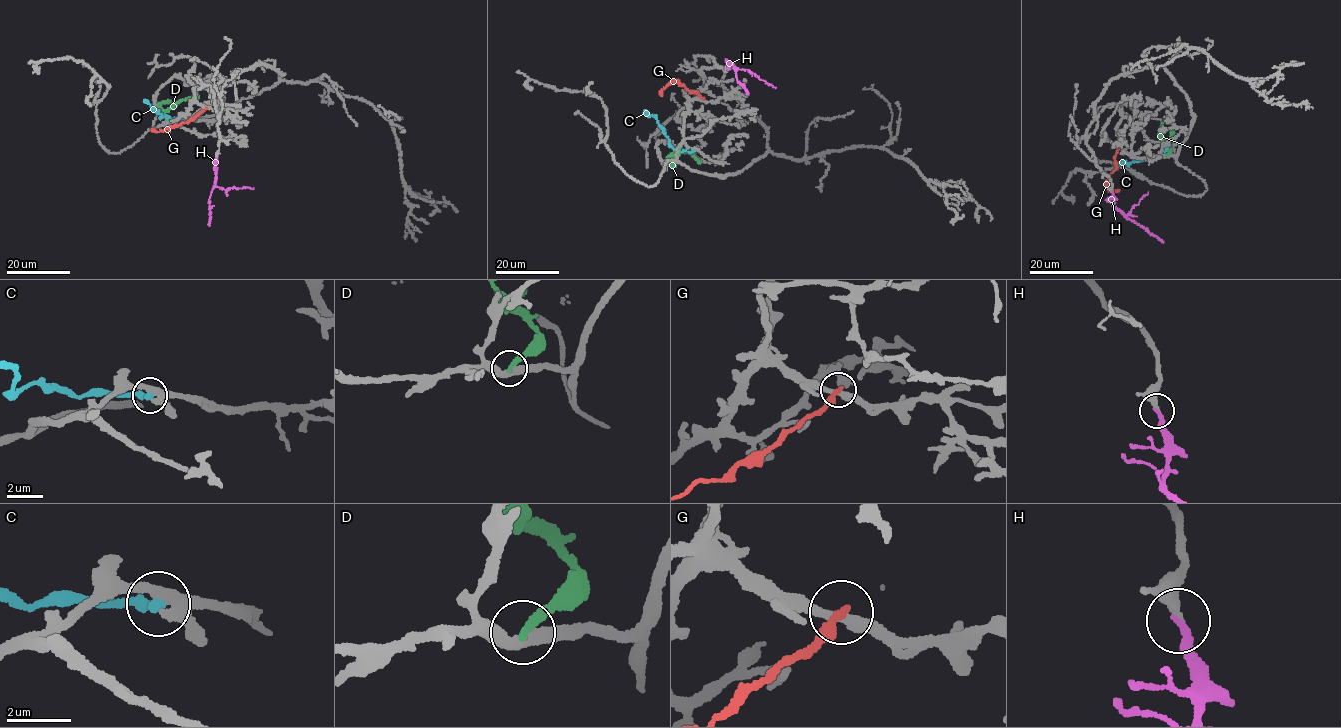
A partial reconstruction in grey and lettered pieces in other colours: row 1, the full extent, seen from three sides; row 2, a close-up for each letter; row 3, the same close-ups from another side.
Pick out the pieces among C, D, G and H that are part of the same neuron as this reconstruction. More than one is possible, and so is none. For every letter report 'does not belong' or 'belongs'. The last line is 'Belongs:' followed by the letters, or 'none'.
C: does not belong
D: does not belong
G: does not belong
H: belongs
Belongs: H

